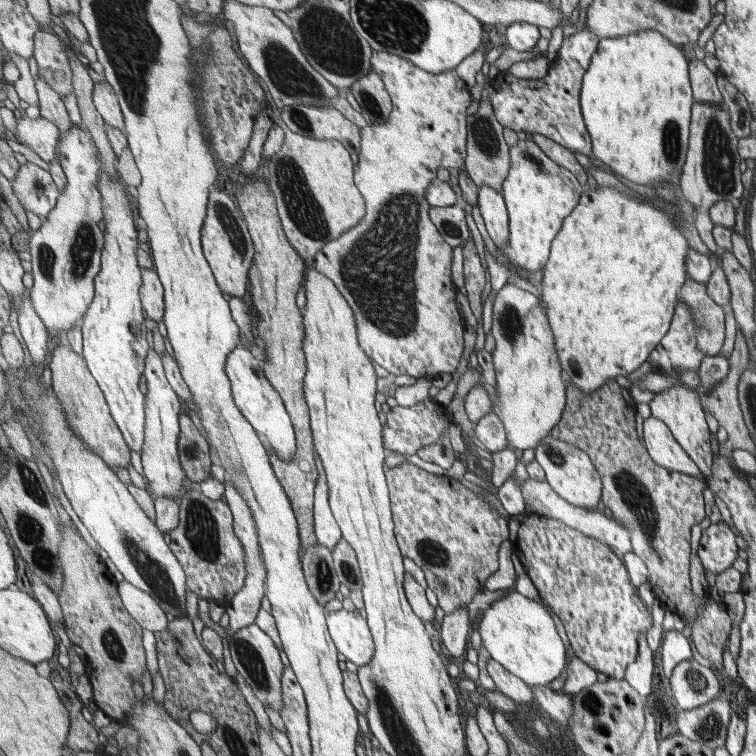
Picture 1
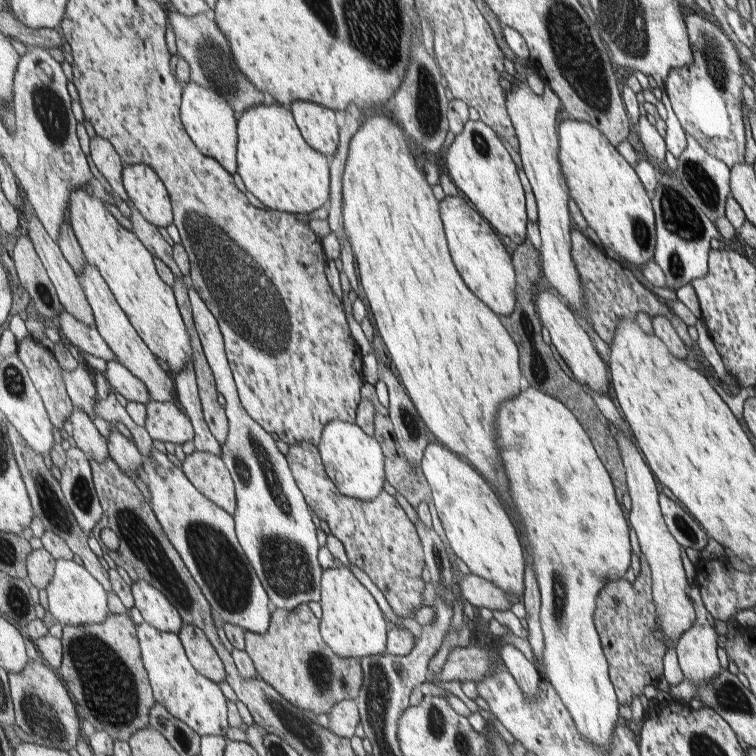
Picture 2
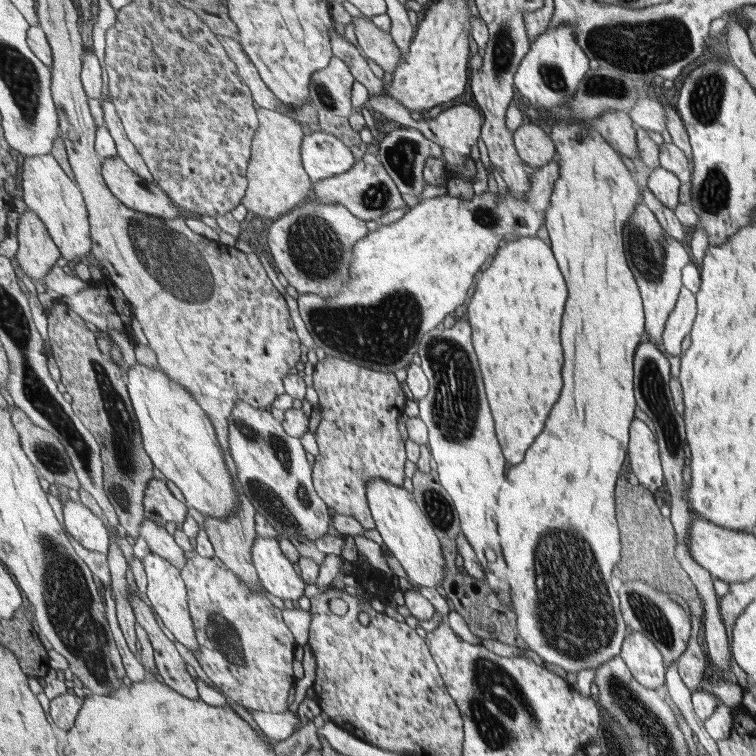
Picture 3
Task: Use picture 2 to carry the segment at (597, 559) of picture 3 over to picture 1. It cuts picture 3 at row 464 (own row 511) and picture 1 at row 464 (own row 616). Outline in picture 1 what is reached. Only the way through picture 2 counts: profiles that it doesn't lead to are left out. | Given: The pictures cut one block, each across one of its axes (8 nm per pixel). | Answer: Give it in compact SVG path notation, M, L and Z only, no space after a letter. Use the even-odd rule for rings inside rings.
M549 435L539 443L539 446L537 446L536 460L539 461L539 464L545 469L546 481L553 487L553 490L558 492L565 500L568 500L575 506L591 510L594 510L601 504L604 487L602 476L595 466L595 462L581 446L572 445L567 442L567 438L559 440L552 435Z

